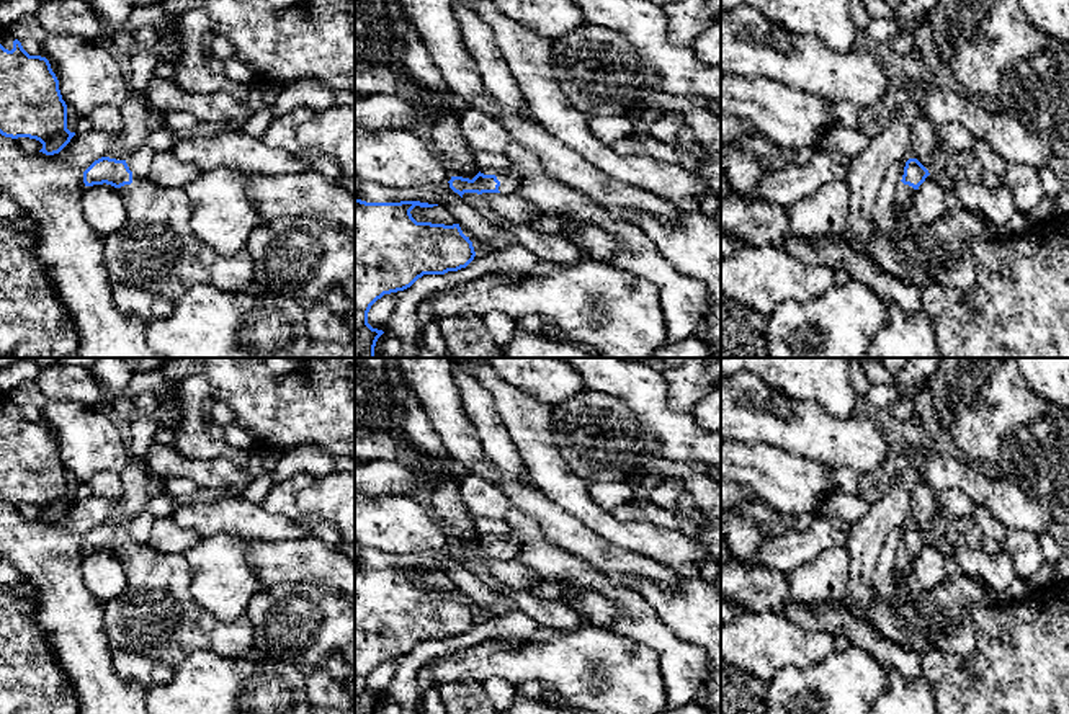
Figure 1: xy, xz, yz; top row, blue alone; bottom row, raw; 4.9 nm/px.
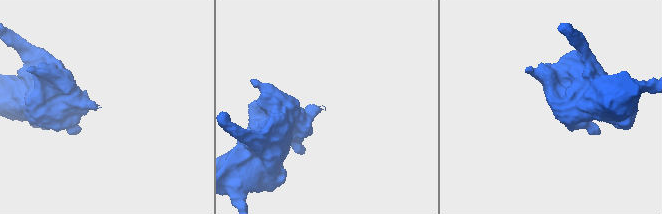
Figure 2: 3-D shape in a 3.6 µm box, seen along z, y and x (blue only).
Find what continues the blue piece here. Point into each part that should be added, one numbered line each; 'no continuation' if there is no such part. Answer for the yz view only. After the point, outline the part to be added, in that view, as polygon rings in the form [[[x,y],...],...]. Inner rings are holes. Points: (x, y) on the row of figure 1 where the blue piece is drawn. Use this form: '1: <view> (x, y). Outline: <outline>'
1: yz (939, 252). Outline: [[[902,181],[896,188],[894,229],[889,235],[873,232],[865,247],[847,240],[892,278],[922,288],[935,283],[958,291],[977,288],[977,261],[971,252],[974,240],[991,240],[987,224],[964,206],[942,217],[912,225],[904,211],[912,204],[917,190]]]

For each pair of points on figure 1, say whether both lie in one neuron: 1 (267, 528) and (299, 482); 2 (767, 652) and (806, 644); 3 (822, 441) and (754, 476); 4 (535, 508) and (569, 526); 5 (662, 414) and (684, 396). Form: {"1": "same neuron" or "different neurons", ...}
{"1": "different neurons", "2": "same neuron", "3": "different neurons", "4": "same neuron", "5": "different neurons"}

